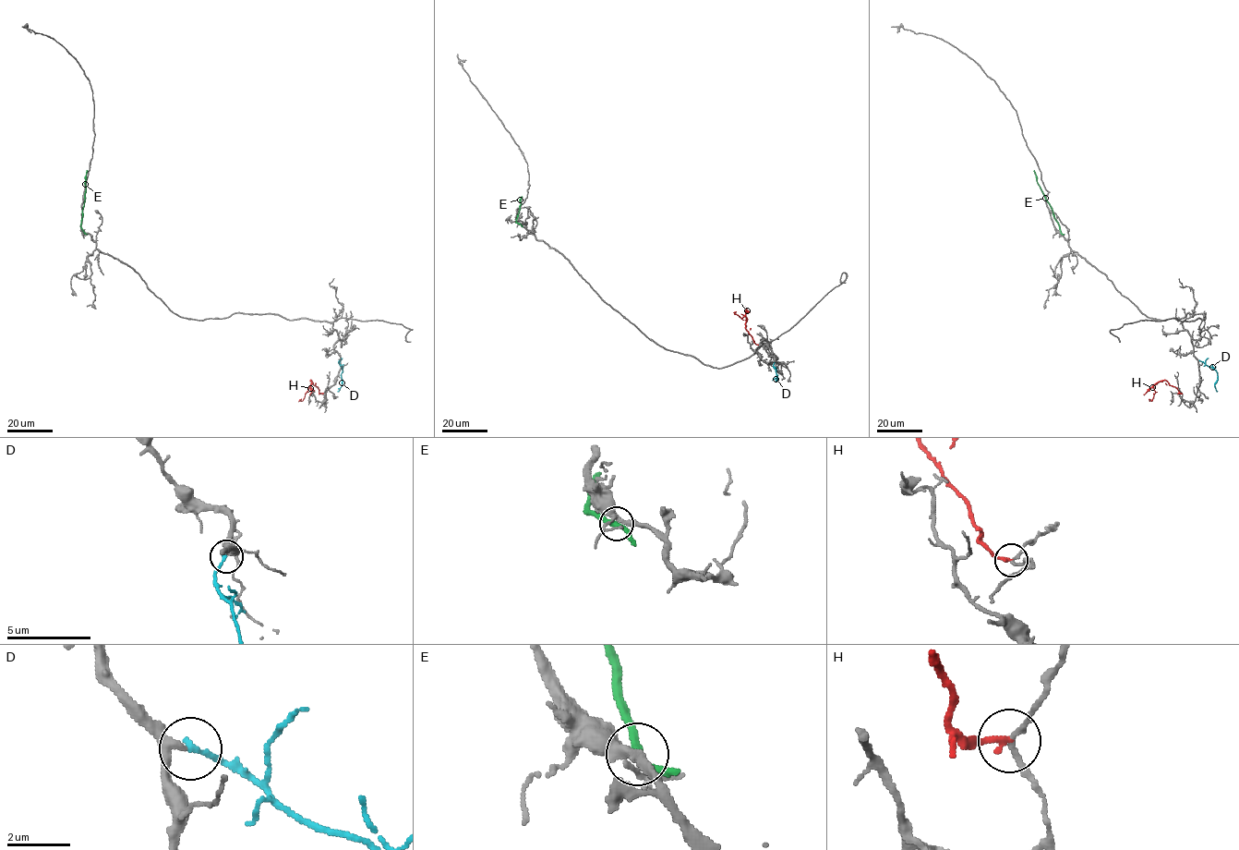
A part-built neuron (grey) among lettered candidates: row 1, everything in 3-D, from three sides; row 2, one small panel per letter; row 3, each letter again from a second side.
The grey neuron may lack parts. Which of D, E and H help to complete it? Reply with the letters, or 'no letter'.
D

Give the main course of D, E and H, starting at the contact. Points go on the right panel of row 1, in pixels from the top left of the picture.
D: (1199, 360), (1216, 371), (1217, 391)
E: (1061, 233), (1034, 170)
H: (1182, 393), (1166, 381), (1160, 381), (1153, 386), (1153, 398), (1148, 399)

